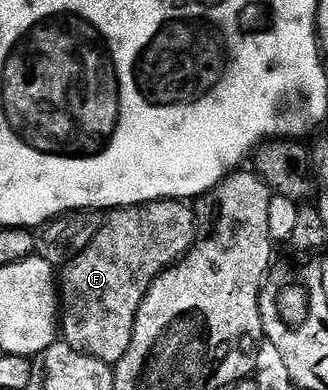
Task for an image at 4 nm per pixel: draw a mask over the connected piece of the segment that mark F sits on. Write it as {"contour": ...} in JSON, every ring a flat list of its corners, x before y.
{"contour":[[157,199,153,203,139,203,135,207,117,209,121,215,133,215,133,223,113,223,109,231,113,231,113,235,121,235,121,231,125,231,125,235,133,235,133,247,137,247,137,239,141,239,141,251,145,251,145,255,141,255,141,259,78,259,73,255,68,260,65,272,59,275,59,331,64,342,92,359,110,365,116,365,123,353,127,353,137,310,153,280,166,267,172,267,177,260,184,259,199,235,194,208,176,199]]}

